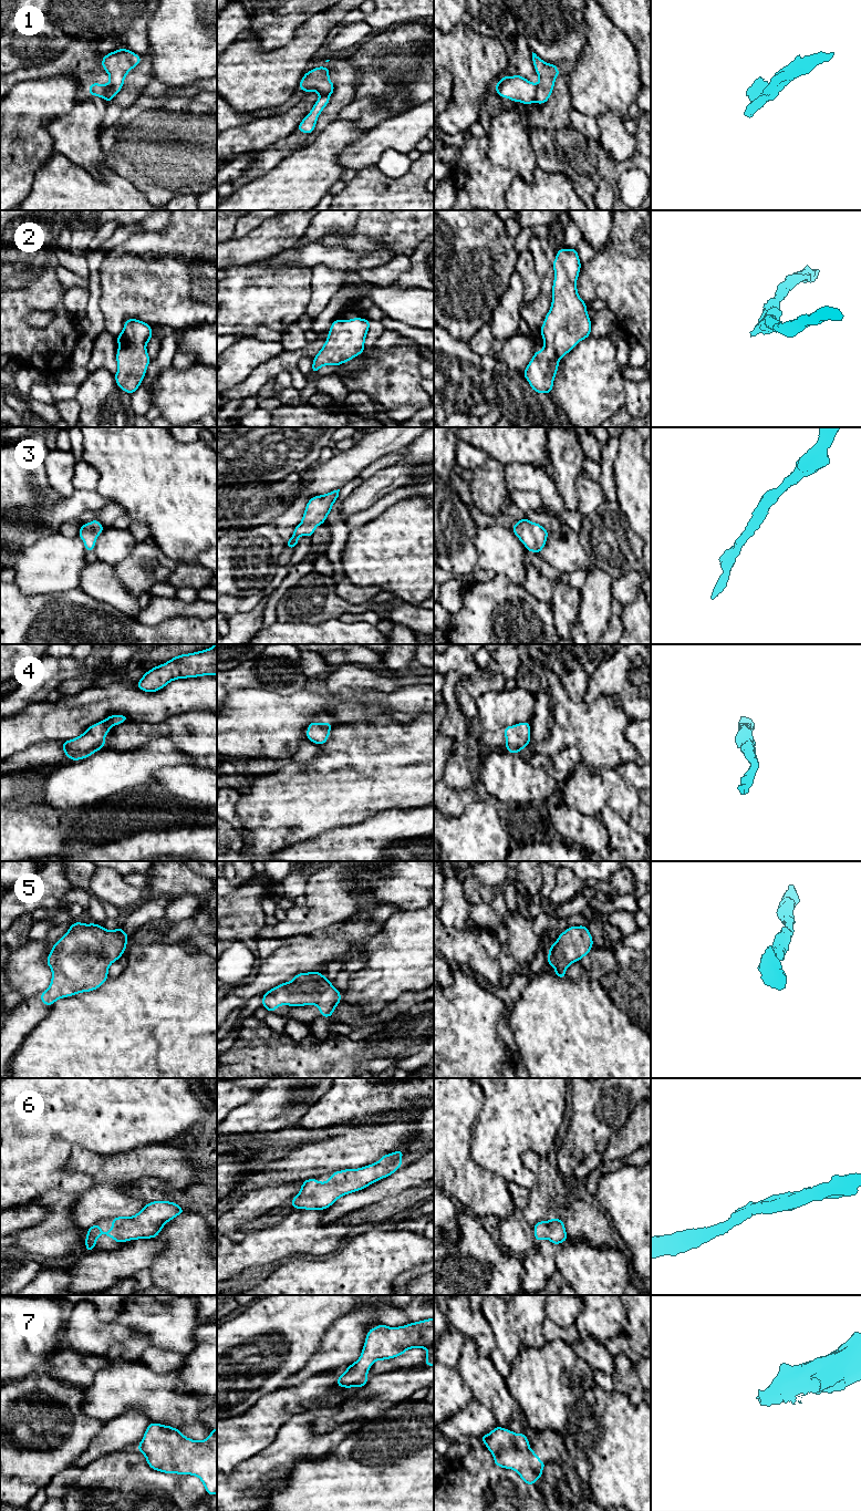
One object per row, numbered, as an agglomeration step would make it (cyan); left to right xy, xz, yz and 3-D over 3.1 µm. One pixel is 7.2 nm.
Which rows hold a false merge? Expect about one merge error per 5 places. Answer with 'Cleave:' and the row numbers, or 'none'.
Cleave: 1

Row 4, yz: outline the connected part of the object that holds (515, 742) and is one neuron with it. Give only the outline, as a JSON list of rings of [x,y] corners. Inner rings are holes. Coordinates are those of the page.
[[[522,722],[504,728],[506,736],[506,751],[518,754],[530,743],[530,722]]]

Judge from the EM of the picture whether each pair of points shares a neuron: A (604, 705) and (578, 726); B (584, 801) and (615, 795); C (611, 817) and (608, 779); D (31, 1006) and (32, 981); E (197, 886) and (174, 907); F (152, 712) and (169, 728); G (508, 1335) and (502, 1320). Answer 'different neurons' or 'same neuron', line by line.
A: same neuron
B: same neuron
C: different neurons
D: different neurons
E: different neurons
F: different neurons
G: same neuron

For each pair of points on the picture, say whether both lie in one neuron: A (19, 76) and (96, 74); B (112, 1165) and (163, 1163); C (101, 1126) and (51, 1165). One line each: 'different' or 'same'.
A: same
B: same
C: same

